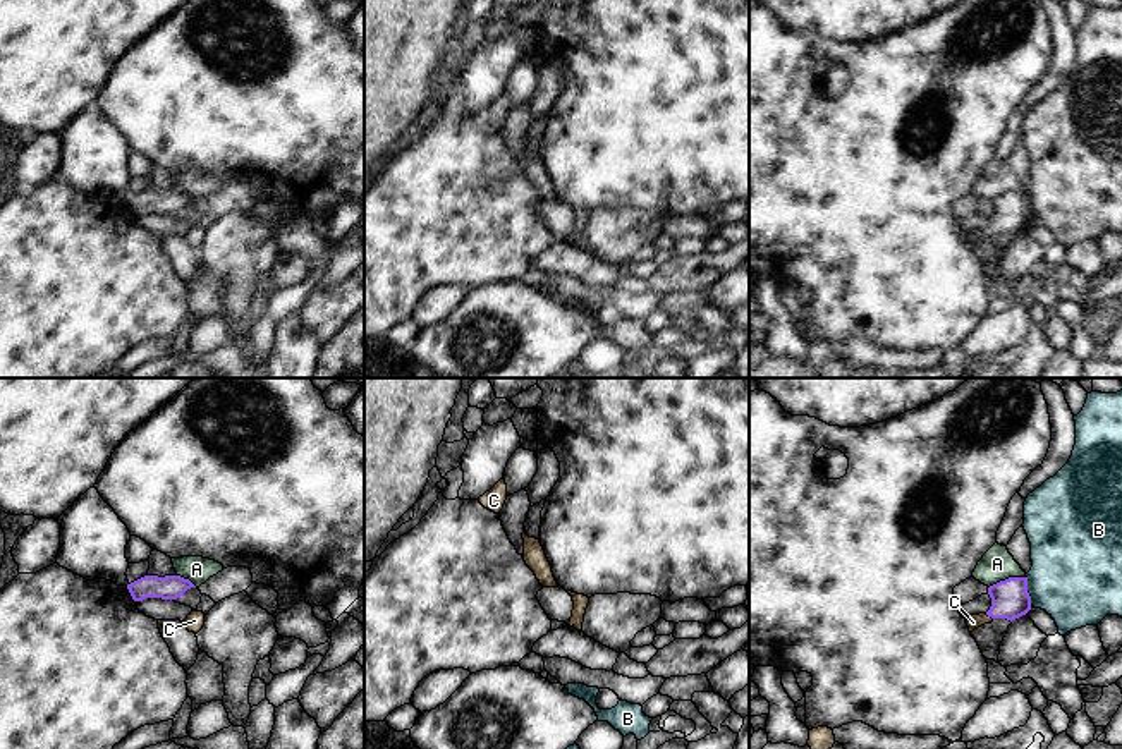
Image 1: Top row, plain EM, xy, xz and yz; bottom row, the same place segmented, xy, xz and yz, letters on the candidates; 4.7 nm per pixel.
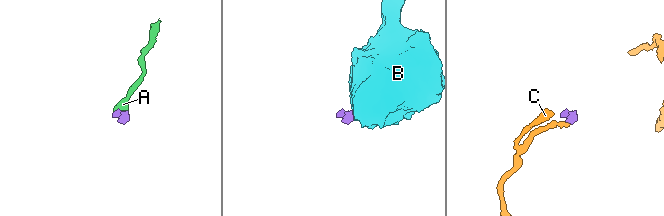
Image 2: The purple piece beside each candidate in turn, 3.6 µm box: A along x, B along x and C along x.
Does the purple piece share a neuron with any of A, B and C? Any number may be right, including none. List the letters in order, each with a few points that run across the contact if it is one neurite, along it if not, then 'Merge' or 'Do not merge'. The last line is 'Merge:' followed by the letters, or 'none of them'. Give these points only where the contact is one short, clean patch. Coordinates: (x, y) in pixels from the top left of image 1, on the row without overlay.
A: Line: yz (1024, 191), (1009, 191), (988, 203). Do not merge
B: Line: yz (1026, 191), (1026, 207), (1031, 220). Do not merge
C: Line: yz (1011, 215), (988, 231), (973, 237). Merge
Merge: C

